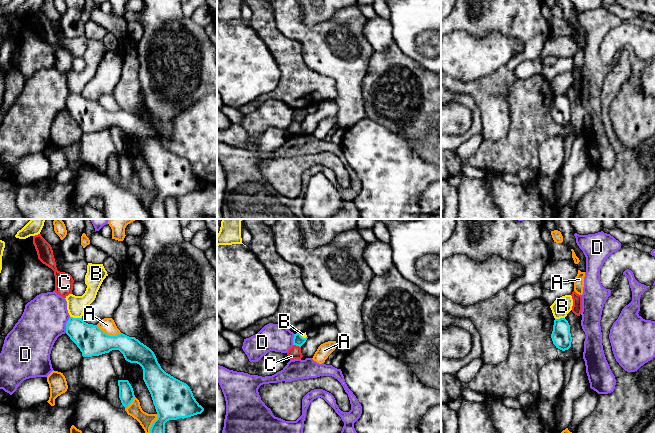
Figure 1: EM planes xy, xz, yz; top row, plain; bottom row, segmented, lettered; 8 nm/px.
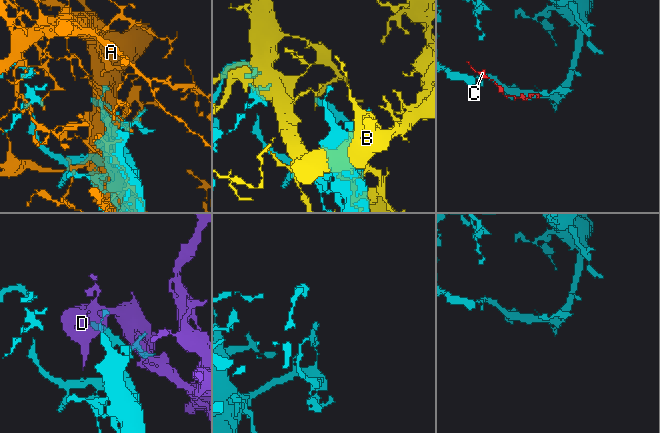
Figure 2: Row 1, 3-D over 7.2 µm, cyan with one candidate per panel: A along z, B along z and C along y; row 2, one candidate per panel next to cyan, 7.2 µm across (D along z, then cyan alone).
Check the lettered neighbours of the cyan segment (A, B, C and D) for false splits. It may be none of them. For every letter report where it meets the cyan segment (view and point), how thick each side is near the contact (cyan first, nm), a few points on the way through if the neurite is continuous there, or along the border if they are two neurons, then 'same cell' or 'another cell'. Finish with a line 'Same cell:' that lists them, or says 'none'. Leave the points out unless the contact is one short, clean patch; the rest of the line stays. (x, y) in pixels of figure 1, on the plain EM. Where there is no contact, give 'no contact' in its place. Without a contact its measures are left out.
A: meets cyan in xy at (108, 111); 240 nm thick on the cyan side, 120 nm on the other; another cell
B: meets cyan in xy at (76, 94); 240 nm thick on the cyan side, 160 nm on the other; another cell
C: meets cyan in xz at (297, 121); 90 nm thick on the cyan side, 100 nm on the other; border along xz (293, 120), (300, 123); another cell
D: meets cyan in xy at (66, 101); 240 nm thick on the cyan side, 360 nm on the other; another cell
Same cell: none

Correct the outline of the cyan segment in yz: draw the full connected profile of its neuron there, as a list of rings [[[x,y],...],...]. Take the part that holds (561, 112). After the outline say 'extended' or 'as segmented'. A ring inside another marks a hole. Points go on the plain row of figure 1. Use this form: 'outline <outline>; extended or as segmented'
outline [[[565,94],[554,96],[551,114],[556,124],[562,127],[568,126],[571,123],[570,101]]]; as segmented

